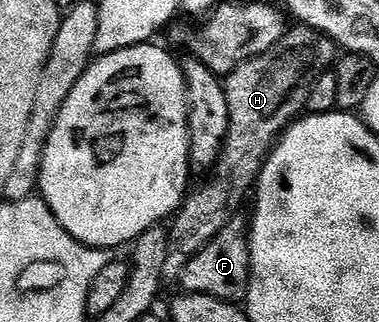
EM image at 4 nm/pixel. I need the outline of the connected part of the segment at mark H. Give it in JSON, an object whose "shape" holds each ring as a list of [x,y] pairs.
{"shape":[[[294,25],[287,30],[285,37],[278,44],[272,49],[268,49],[268,53],[260,53],[260,57],[244,61],[244,65],[237,67],[231,75],[225,76],[224,86],[228,97],[230,128],[226,144],[222,147],[222,154],[219,155],[216,164],[218,176],[211,183],[204,184],[199,191],[191,190],[173,216],[168,227],[170,255],[164,261],[163,280],[181,280],[184,265],[188,265],[188,261],[192,261],[192,257],[196,257],[196,253],[200,253],[200,249],[207,247],[221,233],[224,225],[231,223],[241,212],[238,210],[241,209],[242,202],[245,199],[247,202],[248,196],[253,192],[258,175],[262,172],[262,166],[270,156],[274,144],[281,139],[282,132],[306,111],[308,93],[312,93],[312,85],[316,85],[318,78],[335,66],[339,55],[338,44],[334,43],[329,36],[312,27]]]}

